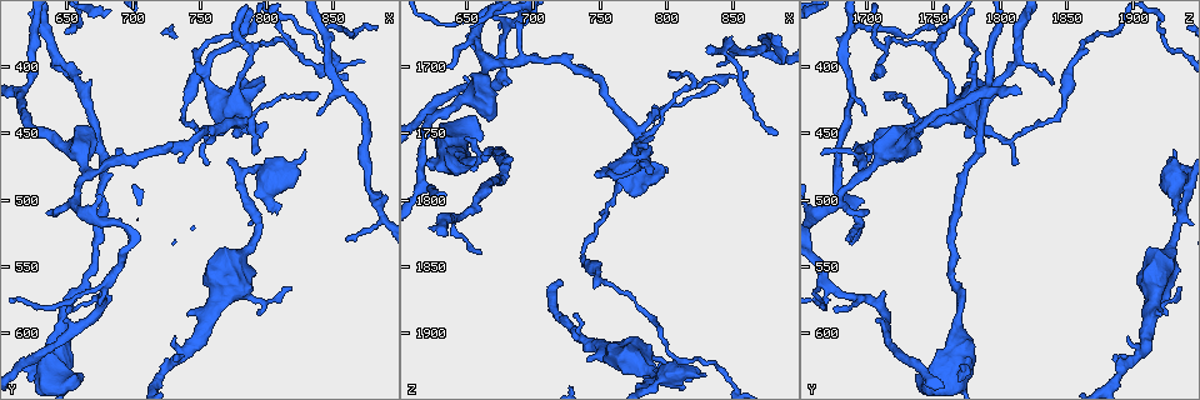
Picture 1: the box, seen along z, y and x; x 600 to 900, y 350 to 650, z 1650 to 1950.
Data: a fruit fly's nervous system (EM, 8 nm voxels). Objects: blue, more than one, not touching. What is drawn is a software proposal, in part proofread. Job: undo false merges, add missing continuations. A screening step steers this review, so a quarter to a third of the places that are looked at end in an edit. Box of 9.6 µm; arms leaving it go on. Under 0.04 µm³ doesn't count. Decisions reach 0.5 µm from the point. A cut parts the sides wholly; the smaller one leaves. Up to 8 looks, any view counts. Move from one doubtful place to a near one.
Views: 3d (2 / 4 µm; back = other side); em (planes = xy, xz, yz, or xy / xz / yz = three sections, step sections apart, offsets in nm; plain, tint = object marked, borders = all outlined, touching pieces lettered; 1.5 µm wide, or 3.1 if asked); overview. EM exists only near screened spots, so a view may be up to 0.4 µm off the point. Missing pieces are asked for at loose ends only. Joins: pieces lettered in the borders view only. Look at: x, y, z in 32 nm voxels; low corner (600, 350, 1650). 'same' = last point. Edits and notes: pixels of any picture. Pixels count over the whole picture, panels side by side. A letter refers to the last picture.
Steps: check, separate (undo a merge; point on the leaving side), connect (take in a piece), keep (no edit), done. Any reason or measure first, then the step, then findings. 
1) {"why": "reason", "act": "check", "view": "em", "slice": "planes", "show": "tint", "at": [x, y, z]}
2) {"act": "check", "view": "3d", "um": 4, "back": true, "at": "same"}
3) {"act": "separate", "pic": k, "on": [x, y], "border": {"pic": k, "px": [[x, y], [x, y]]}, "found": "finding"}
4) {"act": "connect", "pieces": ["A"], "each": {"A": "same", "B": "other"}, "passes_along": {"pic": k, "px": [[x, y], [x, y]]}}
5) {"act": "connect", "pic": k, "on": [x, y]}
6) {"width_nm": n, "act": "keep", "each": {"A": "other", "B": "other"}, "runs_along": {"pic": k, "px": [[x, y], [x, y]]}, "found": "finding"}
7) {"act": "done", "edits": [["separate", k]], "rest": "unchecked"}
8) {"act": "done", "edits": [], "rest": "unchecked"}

{"why": "an open end", "act": "check", "view": "em", "slice": "xz", "step": 8, "show": "borders", "at": [810, 510, 1932]}

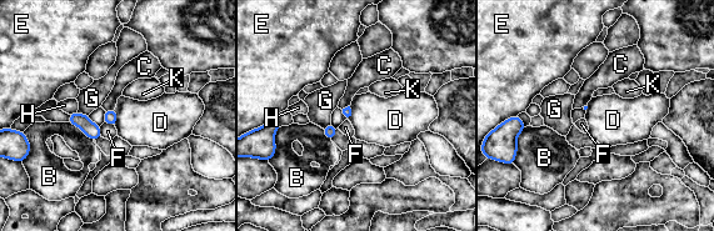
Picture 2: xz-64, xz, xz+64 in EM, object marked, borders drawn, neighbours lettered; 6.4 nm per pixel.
{"why": "another direction", "act": "check", "view": "em", "slice": "planes", "show": "borders", "at": "same"}

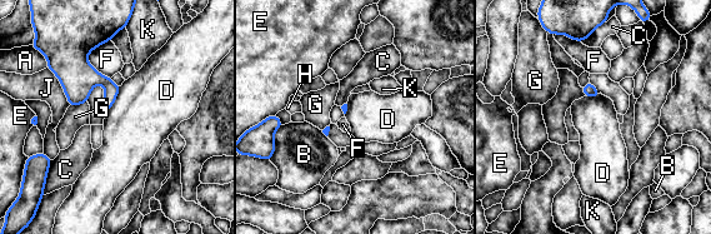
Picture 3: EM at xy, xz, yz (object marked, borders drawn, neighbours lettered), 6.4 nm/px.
{"act": "keep", "each": {"A": "other", "B": "other", "C": "other", "D": "other", "E": "other", "F": "other", "G": "other", "H": "other", "J": "other", "K": "other"}, "border": {"pic": 3, "px": [[120, 86], [114, 104], [105, 115]]}, "found": "no lettered piece goes on from it"}

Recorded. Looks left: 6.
{"why": "tapers out", "act": "check", "view": "em", "slice": "xz", "step": 4, "show": "borders", "at": [862, 532, 1686]}

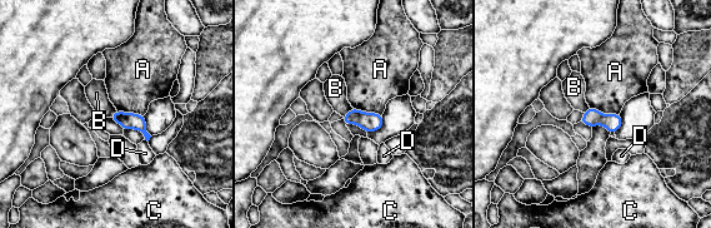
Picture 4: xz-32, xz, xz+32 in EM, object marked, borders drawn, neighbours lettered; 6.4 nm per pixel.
{"act": "keep", "each": {"A": "other", "B": "other", "C": "other", "D": "other"}, "border": {"pic": 4, "px": [[353, 107], [381, 115]]}, "found": "none of them fits"}

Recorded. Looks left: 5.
{"why": "branch stops here", "act": "check", "view": "3d", "um": 2, "at": [638, 508, 1700]}

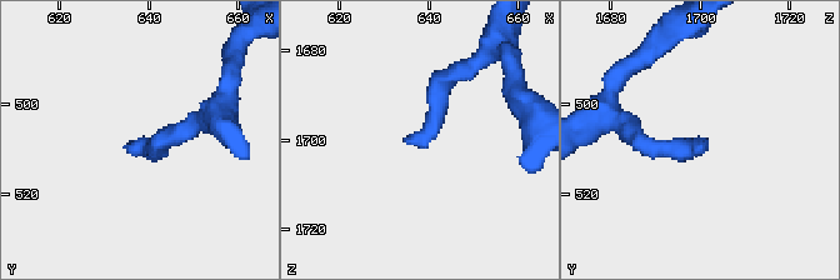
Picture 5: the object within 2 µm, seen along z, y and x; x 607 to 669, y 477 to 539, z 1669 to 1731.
{"act": "check", "view": "em", "slice": "planes", "show": "tint", "at": [636, 508, 1700]}

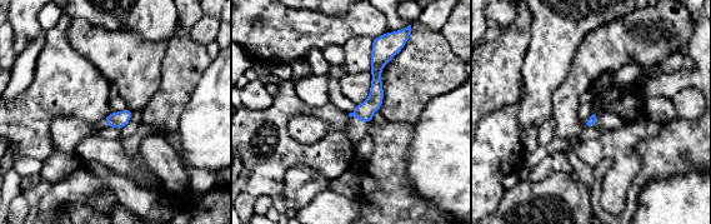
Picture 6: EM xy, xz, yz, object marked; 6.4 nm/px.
{"why": "what lies round it", "act": "check", "view": "em", "slice": "planes", "show": "borders", "at": "same"}

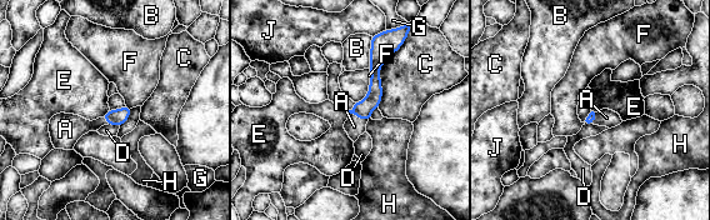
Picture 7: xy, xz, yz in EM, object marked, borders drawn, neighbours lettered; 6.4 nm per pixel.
{"act": "connect", "pieces": ["A"], "each": {"A": "same", "B": "other", "C": "other", "D": "other", "E": "other", "F": "other", "G": "other", "H": "other", "J": "other"}, "passes_along": {"pic": 7, "px": [[363, 109], [359, 116], [354, 126]]}, "found": "it goes on there"}

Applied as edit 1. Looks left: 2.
{"act": "done", "edits": [["connect", 7]], "rest": "unchecked"}

